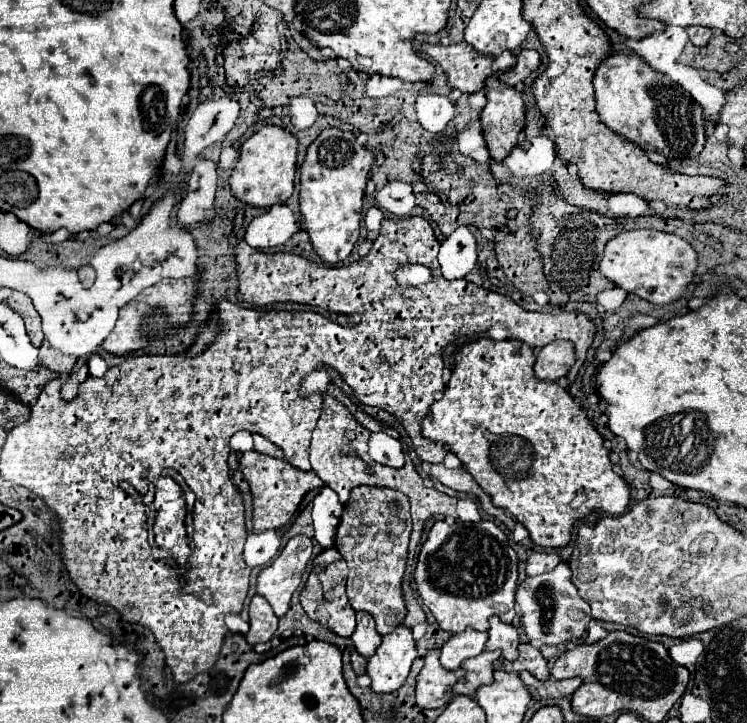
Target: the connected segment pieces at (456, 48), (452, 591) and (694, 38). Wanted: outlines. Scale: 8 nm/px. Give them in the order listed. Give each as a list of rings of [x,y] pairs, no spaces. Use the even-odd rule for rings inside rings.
[[[423,44],[423,52],[437,60],[447,76],[447,84],[465,94],[479,92],[491,70],[491,56],[473,50],[469,44]]]
[[[445,520],[435,522],[429,538],[421,546],[417,568],[415,568],[415,584],[423,604],[431,610],[441,630],[459,634],[465,628],[487,630],[489,616],[499,616],[503,622],[511,622],[515,616],[515,590],[517,590],[517,554],[509,546],[507,536],[501,528],[497,528],[489,520],[481,520],[477,524],[465,524],[457,520],[457,524],[447,524]]]
[[[691,26],[691,28],[687,28],[687,34],[695,46],[705,46],[711,38],[711,30],[703,28],[703,26]]]

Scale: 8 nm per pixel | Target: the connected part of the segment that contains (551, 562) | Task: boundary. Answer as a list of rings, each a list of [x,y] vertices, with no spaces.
[[[533,552],[527,558],[527,576],[537,576],[537,574],[545,574],[549,570],[553,570],[557,564],[561,562],[561,558],[553,552]]]

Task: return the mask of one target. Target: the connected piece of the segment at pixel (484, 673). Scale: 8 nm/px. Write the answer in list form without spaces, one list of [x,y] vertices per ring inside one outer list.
[[[483,650],[479,656],[469,658],[461,664],[461,668],[465,670],[465,676],[453,686],[455,694],[467,694],[473,696],[475,690],[483,684],[491,684],[493,682],[493,662],[501,656],[501,650]]]

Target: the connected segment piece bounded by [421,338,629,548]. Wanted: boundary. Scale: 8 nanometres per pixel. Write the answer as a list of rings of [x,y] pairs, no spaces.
[[[481,338],[481,340],[465,344],[455,356],[455,368],[453,368],[449,384],[445,386],[443,398],[431,404],[427,416],[421,422],[421,434],[425,438],[433,440],[433,442],[447,444],[463,460],[463,466],[477,480],[477,484],[491,496],[493,504],[497,508],[503,508],[503,510],[511,512],[517,518],[517,522],[521,522],[529,530],[529,536],[531,536],[533,544],[537,544],[541,548],[561,548],[561,546],[567,546],[571,542],[571,534],[573,534],[575,524],[581,518],[589,516],[591,512],[599,510],[599,512],[605,512],[605,514],[623,514],[627,510],[627,504],[629,504],[629,486],[625,484],[625,480],[619,474],[613,472],[611,462],[609,462],[609,452],[603,446],[603,438],[593,428],[593,424],[587,418],[585,410],[579,408],[575,404],[575,400],[569,396],[569,392],[565,388],[561,388],[557,382],[539,380],[533,374],[533,362],[535,362],[533,348],[529,348],[525,342],[517,342],[517,340],[495,342],[495,340],[489,340],[489,338]]]

